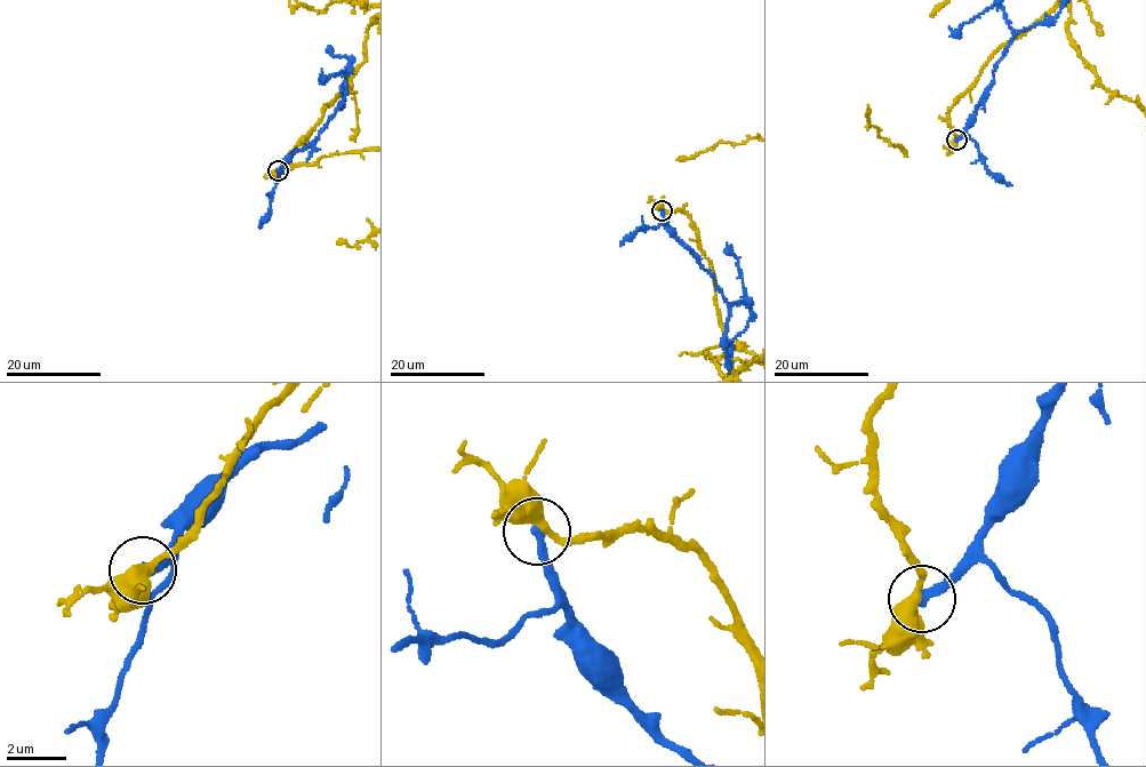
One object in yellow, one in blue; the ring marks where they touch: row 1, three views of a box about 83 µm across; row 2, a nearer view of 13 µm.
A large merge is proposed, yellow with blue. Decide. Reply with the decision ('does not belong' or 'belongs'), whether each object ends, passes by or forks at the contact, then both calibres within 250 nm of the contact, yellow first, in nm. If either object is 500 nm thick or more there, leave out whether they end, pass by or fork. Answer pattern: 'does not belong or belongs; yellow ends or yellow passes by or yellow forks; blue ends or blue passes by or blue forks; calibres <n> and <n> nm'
does not belong; yellow passes by; blue ends; calibres 440 and 320 nm

